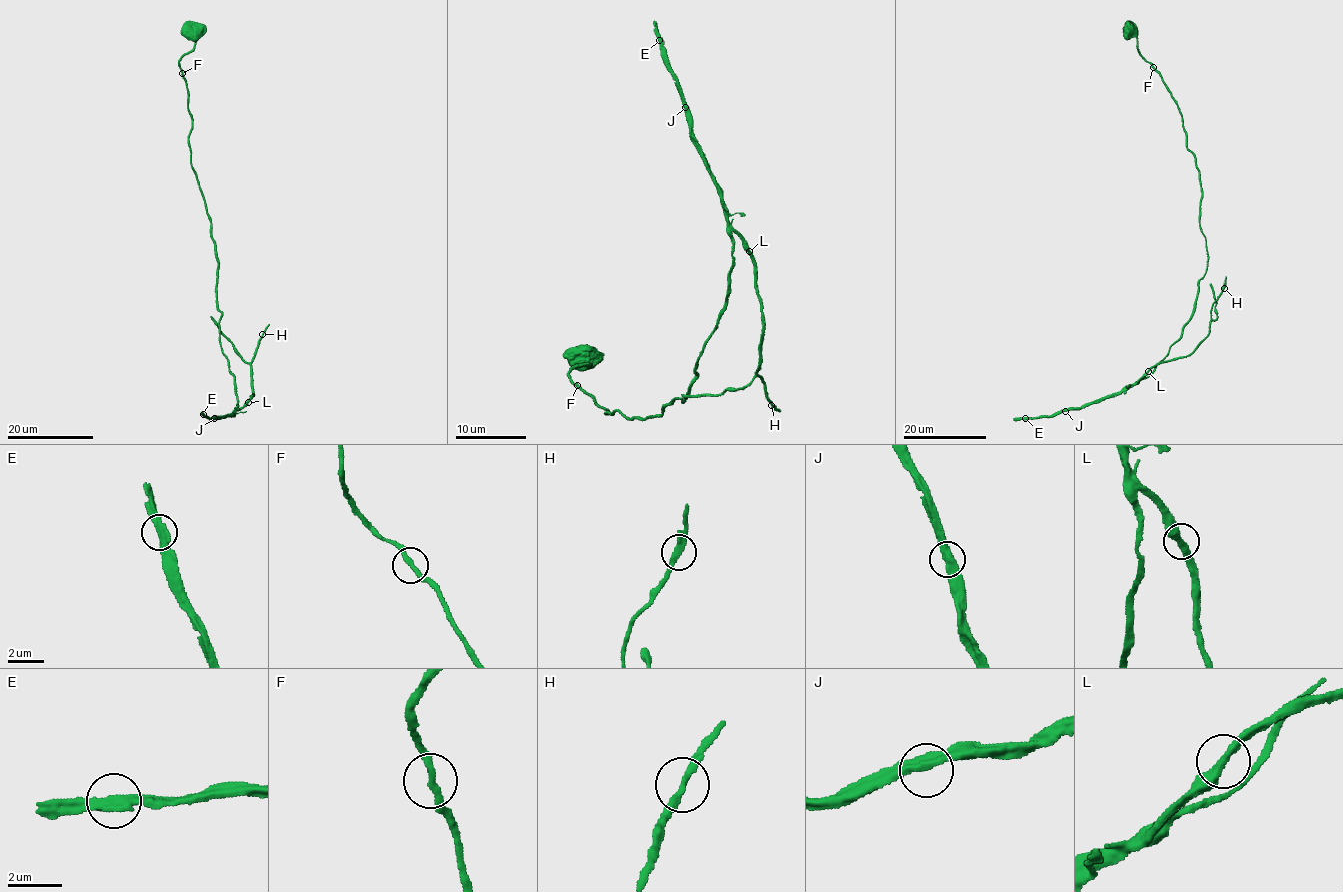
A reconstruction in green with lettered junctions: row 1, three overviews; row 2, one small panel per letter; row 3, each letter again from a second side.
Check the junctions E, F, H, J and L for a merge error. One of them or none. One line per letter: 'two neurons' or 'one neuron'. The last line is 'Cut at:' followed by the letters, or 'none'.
E: one neuron
F: one neuron
H: one neuron
J: one neuron
L: one neuron
Cut at: none

